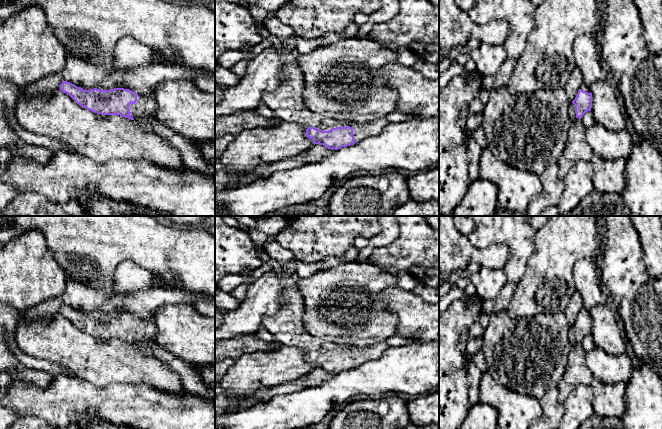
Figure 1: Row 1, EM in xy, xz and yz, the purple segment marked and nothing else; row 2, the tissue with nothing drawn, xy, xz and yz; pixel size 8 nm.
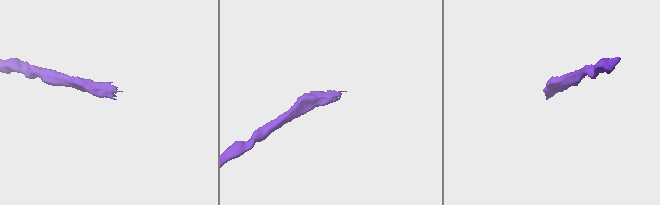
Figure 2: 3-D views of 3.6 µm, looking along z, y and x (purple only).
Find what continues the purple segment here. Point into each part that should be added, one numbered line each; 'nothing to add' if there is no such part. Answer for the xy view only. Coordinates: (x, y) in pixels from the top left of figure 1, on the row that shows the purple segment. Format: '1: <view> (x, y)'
1: xy (145, 106)

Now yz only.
1: yz (571, 111)

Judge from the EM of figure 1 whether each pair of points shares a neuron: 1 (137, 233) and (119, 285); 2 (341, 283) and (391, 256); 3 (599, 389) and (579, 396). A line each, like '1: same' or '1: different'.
1: different
2: different
3: different

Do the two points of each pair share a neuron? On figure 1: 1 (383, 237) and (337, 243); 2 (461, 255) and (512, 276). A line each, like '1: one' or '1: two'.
1: two
2: two

